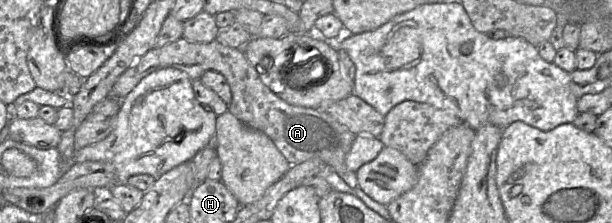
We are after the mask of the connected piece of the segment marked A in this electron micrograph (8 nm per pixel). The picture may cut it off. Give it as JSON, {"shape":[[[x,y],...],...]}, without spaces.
{"shape":[[[184,37],[160,48],[153,48],[125,70],[115,82],[111,96],[119,100],[147,75],[158,69],[173,67],[185,72],[191,80],[199,79],[205,71],[221,73],[227,80],[232,100],[228,111],[250,128],[266,134],[290,165],[311,158],[321,159],[352,189],[358,185],[356,172],[348,170],[345,158],[355,135],[322,109],[291,105],[273,93],[260,79],[256,69],[245,57],[242,48],[231,48],[213,40],[210,43],[192,43]]]}

